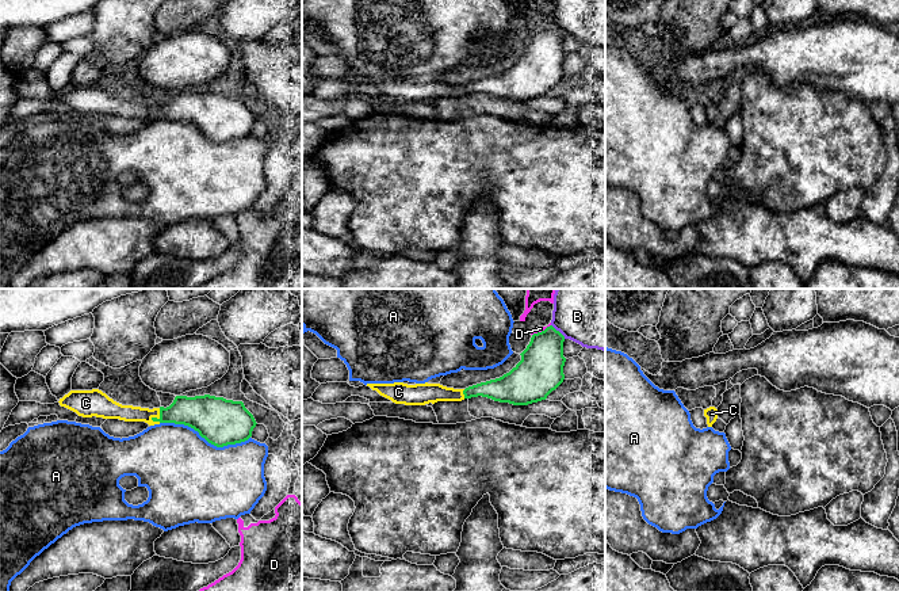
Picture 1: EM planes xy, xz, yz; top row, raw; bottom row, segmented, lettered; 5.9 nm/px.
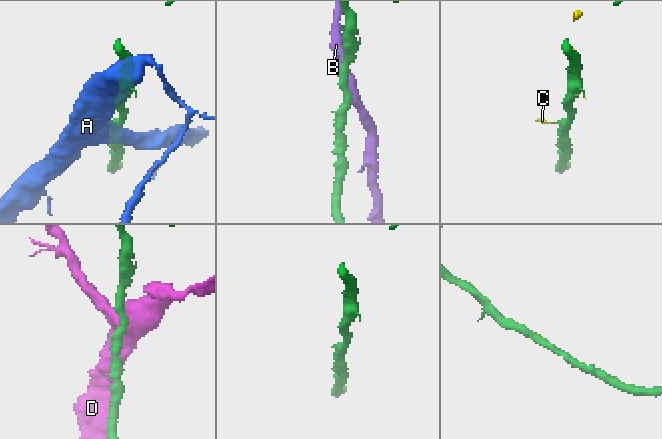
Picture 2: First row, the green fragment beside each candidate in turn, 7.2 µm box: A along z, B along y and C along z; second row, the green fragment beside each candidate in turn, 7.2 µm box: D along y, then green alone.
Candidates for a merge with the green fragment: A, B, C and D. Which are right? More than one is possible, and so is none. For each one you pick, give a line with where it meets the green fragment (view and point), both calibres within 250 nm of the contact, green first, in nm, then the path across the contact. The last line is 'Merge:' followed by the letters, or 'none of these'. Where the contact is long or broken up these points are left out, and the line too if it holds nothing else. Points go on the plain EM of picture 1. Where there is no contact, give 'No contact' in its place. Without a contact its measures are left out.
C: Touches green at xy (160, 113). Thickness 200 nm (green) against 100 nm
Merge: C

